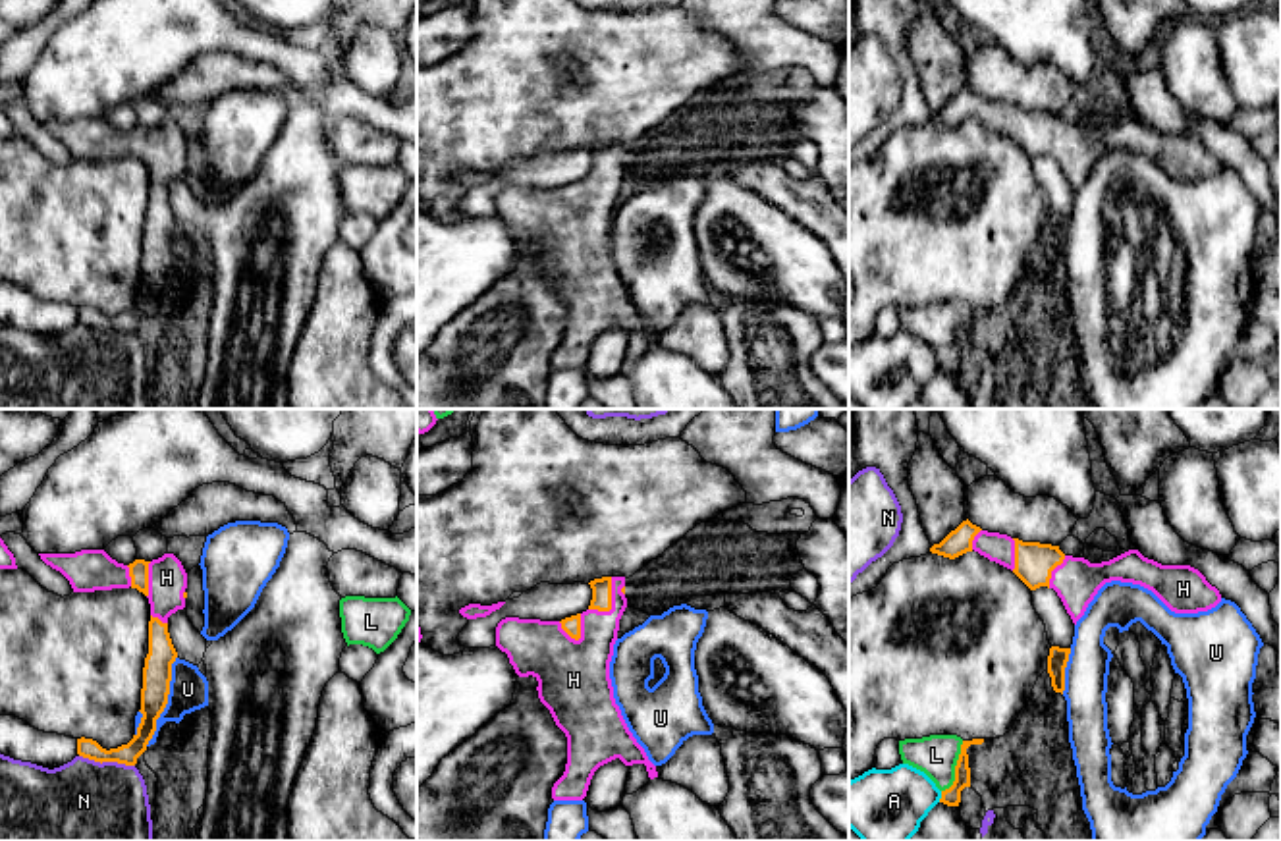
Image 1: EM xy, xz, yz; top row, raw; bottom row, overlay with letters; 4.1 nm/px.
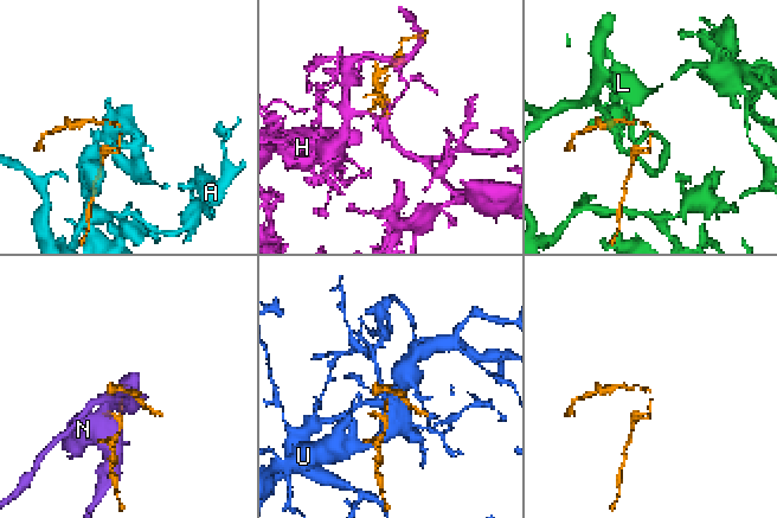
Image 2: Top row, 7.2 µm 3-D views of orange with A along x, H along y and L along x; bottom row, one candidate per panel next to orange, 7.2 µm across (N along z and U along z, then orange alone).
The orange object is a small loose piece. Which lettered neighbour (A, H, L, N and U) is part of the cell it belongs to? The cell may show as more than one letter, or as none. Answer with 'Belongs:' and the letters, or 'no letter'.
Belongs: H

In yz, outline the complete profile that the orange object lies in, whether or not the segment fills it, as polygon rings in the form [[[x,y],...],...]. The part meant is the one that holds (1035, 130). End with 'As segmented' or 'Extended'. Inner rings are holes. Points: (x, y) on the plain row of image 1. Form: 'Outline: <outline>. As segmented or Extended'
Outline: [[[968,87],[951,98],[932,122],[955,127],[967,120],[1011,137],[1030,158],[1053,156],[1073,191],[1084,183],[1098,158],[1111,149],[1132,150],[1152,158],[1175,181],[1198,181],[1215,176],[1221,162],[1190,133],[1161,133],[1129,118],[1109,129],[1090,131],[1065,123],[1059,114],[1022,110],[988,100]]]. Extended

